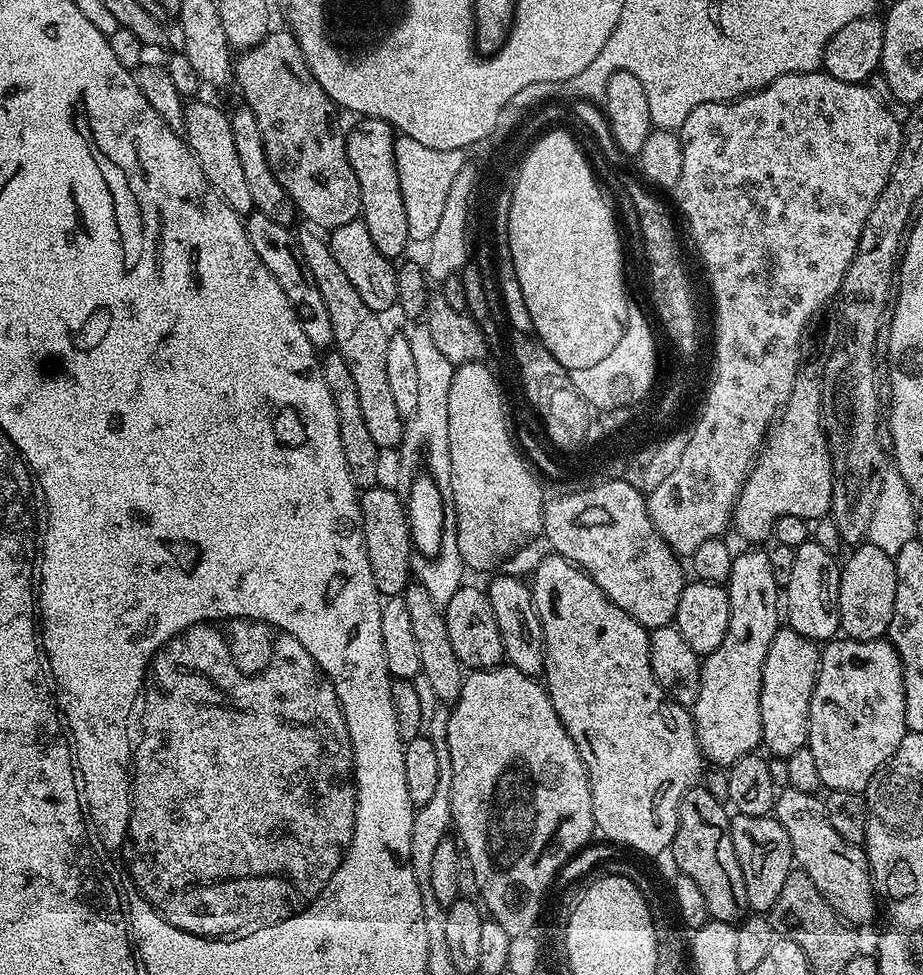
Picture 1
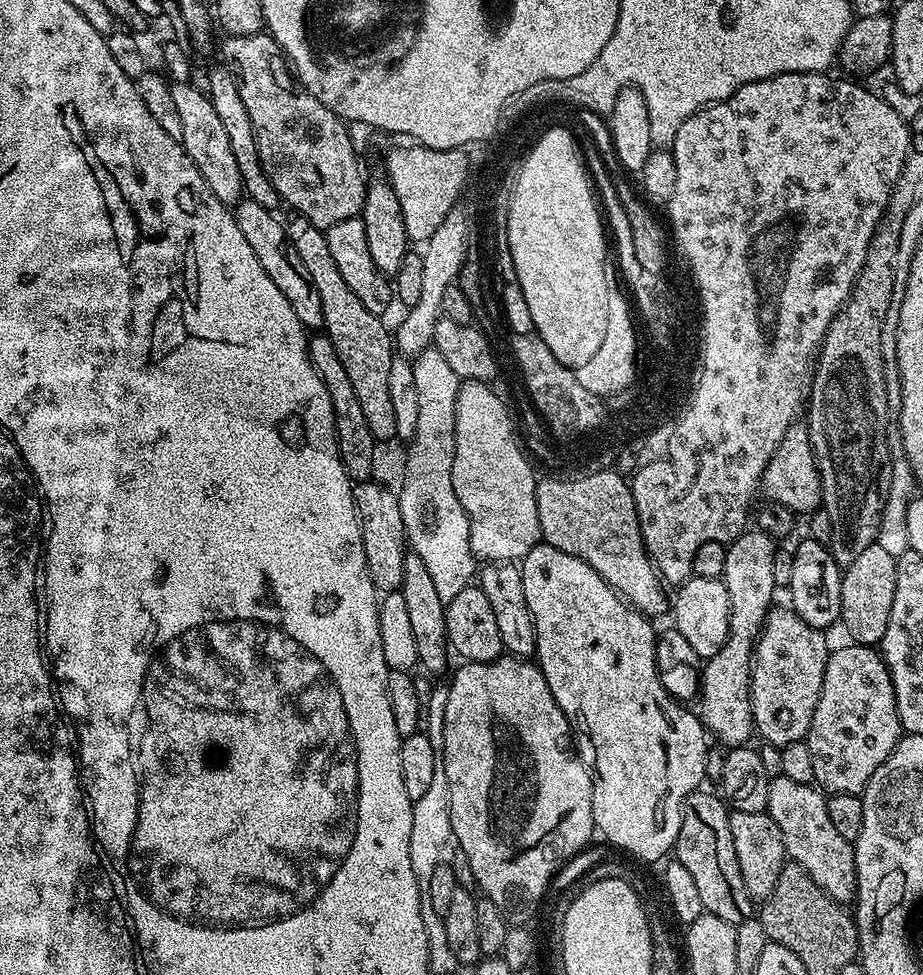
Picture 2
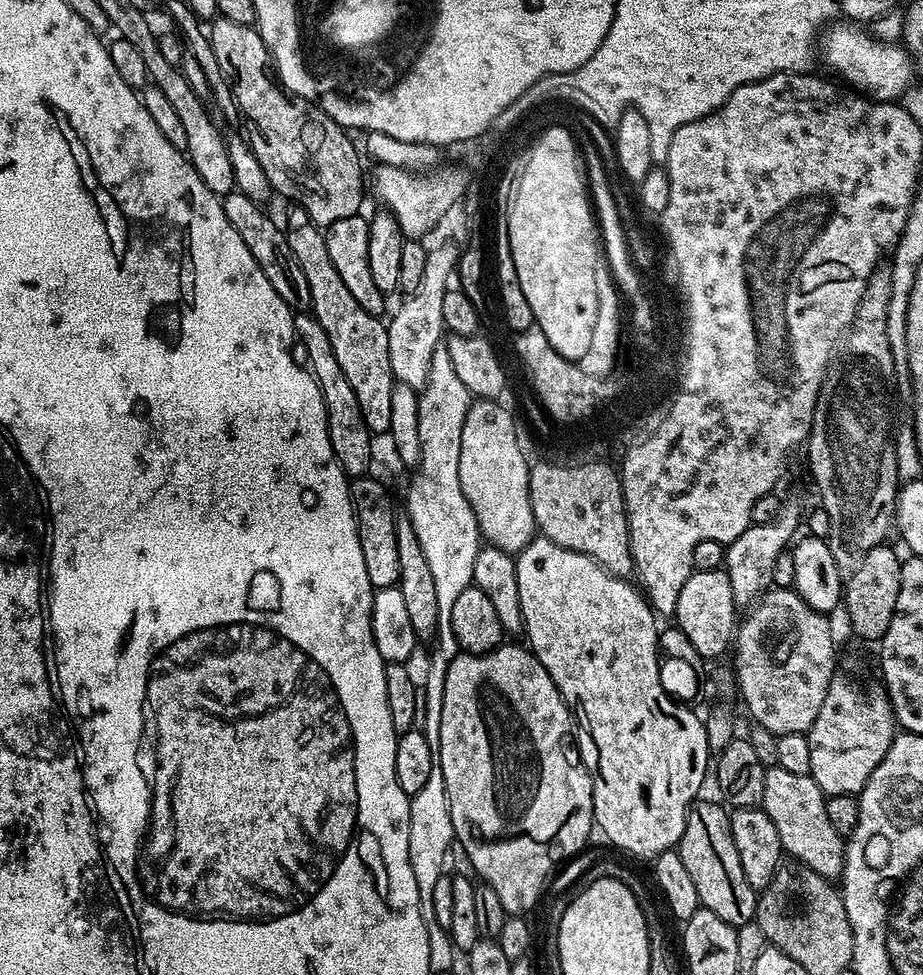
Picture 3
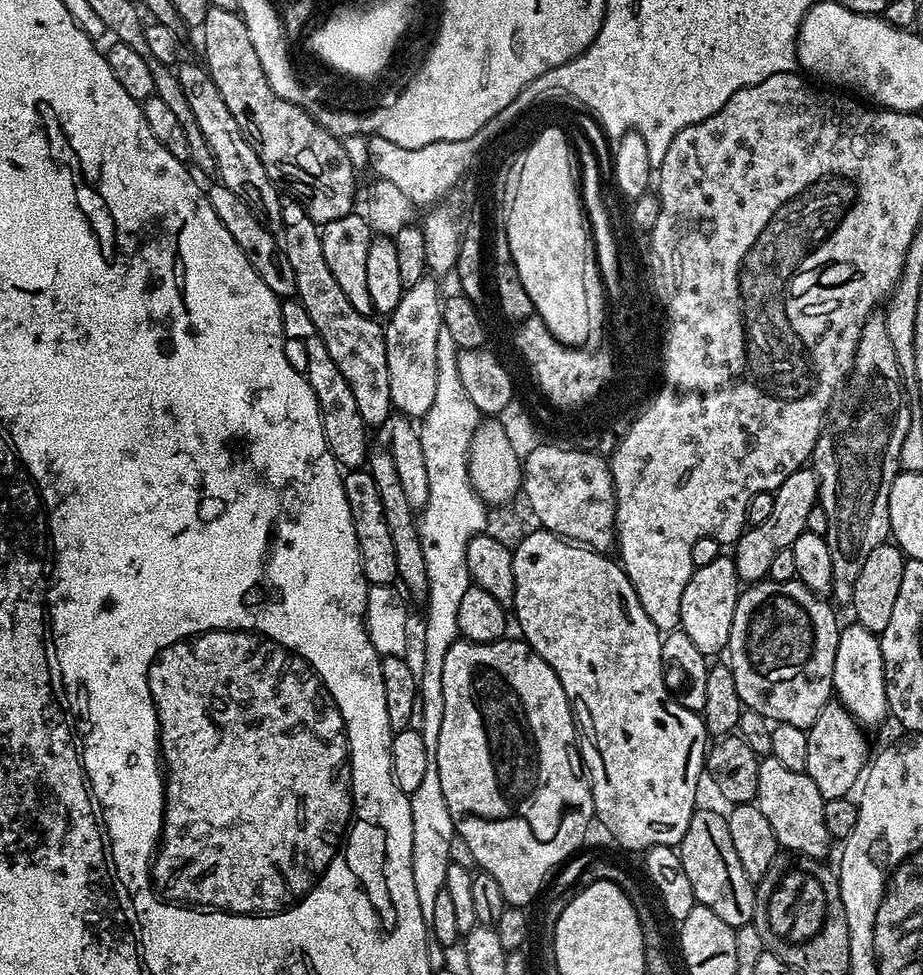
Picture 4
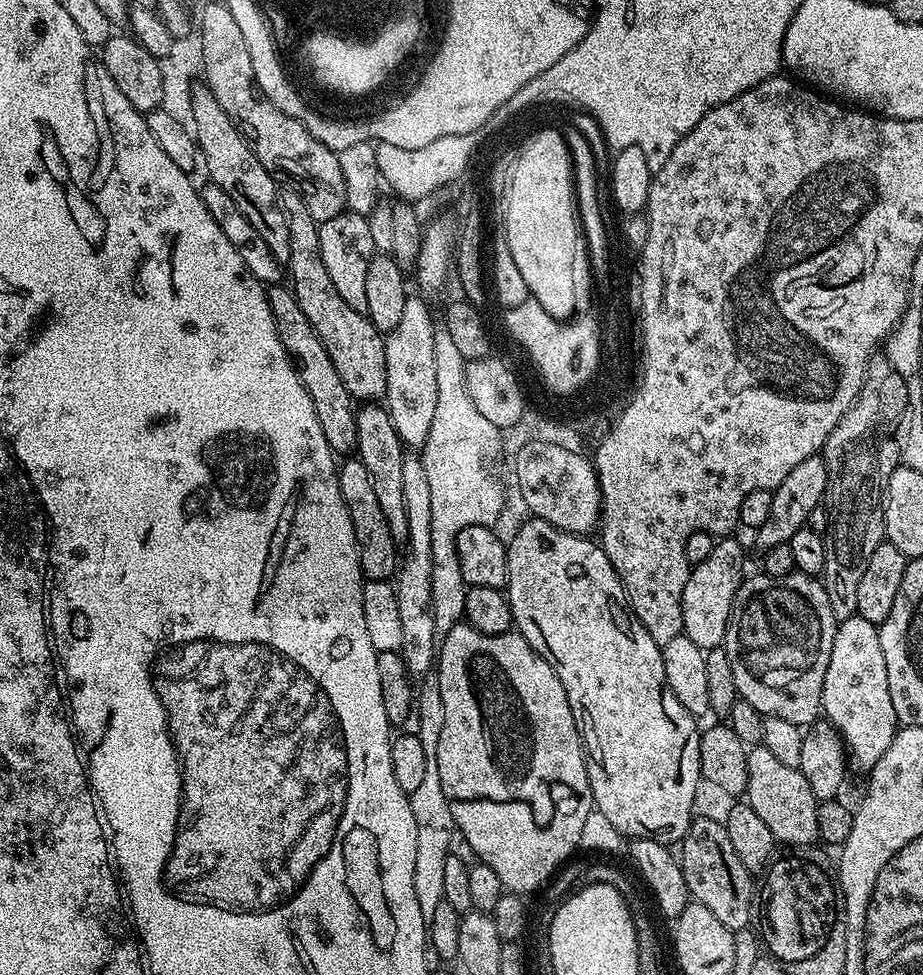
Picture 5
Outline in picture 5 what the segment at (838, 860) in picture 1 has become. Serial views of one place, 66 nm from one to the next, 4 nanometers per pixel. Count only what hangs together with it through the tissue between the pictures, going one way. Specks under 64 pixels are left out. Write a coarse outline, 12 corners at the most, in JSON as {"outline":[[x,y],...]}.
{"outline":[[748,748],[744,796],[781,845],[820,840],[799,768]]}

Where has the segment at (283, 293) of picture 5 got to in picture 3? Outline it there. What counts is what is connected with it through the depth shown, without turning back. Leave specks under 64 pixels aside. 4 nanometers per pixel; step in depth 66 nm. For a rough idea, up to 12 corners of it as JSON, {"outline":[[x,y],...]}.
{"outline":[[297,315],[322,390],[330,446],[349,478],[371,469],[366,426],[334,346],[316,317]]}

